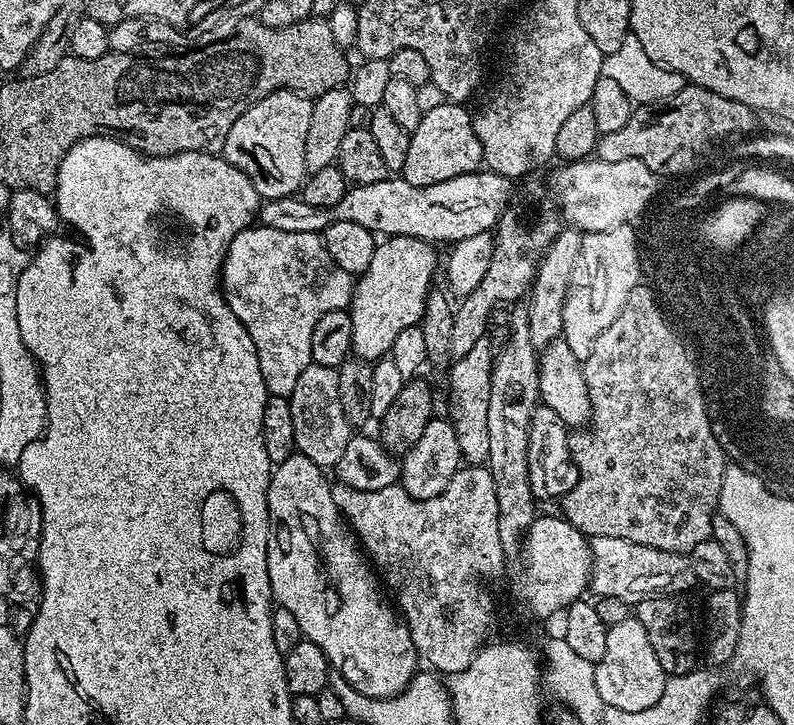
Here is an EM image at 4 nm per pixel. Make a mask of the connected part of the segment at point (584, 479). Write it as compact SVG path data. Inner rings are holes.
M644 282L637 284L634 290L630 290L630 298L626 302L626 306L622 306L622 314L618 314L618 318L614 318L614 322L610 322L610 326L606 326L606 330L602 330L602 334L598 334L598 342L594 342L594 350L590 350L590 358L582 361L584 377L586 378L586 390L588 391L590 406L592 407L592 418L586 430L573 431L570 436L569 450L572 451L572 462L575 464L580 477L574 488L562 497L562 504L564 504L562 515L565 520L570 522L570 526L574 526L583 536L589 538L593 536L601 536L602 538L626 538L626 542L638 542L638 546L650 546L654 550L662 550L663 552L683 552L690 554L694 550L694 546L698 546L698 542L706 542L712 535L712 520L718 515L724 471L729 468L730 464L727 459L720 455L721 447L716 448L716 440L712 440L712 432L708 432L708 420L704 420L704 404L700 404L700 388L696 388L696 372L692 372L692 364L688 364L688 356L684 356L684 348L680 348L680 344L676 344L676 336L672 336L672 333L676 329L667 320L661 319L661 313L657 313L657 311L652 309L651 293L651 289Z

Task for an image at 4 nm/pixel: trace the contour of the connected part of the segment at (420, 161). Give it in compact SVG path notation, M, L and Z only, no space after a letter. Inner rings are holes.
M445 102L434 106L434 110L425 112L422 122L410 134L410 150L406 154L406 166L402 179L410 182L410 186L434 186L434 182L450 182L450 178L458 178L462 174L477 171L484 163L482 142L478 142L478 134L472 125L474 116L467 112L460 102Z

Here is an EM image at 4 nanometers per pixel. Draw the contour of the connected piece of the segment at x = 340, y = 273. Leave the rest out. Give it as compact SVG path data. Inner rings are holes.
M249 226L233 238L228 253L224 255L222 291L224 301L230 306L238 322L246 326L254 342L258 362L262 366L262 378L269 393L289 397L298 378L302 378L302 370L306 370L306 366L312 363L310 334L314 334L318 318L322 318L322 314L330 314L330 310L345 310L351 305L354 277L342 270L342 266L338 266L334 258L330 258L323 235L315 232L290 234L286 230Z

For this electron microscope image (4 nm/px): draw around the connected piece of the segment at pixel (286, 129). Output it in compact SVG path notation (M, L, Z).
M299 92L266 94L230 126L222 145L224 159L242 170L264 200L297 195L306 179L306 133L310 126L312 100Z

